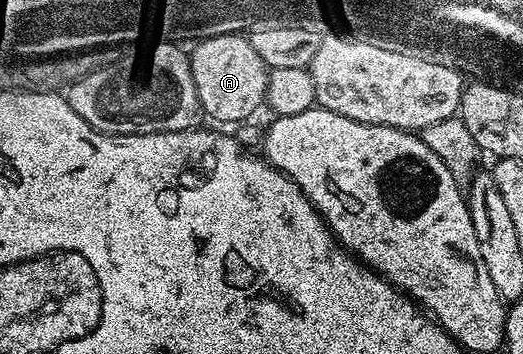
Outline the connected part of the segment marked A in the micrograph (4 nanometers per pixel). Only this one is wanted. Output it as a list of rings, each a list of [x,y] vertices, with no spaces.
[[[237,33],[216,35],[199,40],[189,50],[190,70],[196,83],[196,95],[202,104],[203,114],[218,121],[245,122],[266,100],[266,64],[252,51],[249,40]]]

